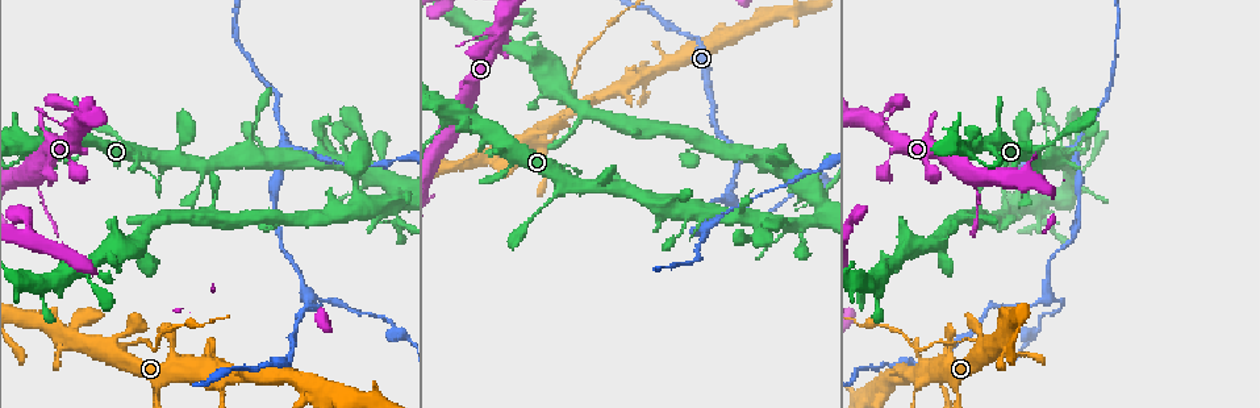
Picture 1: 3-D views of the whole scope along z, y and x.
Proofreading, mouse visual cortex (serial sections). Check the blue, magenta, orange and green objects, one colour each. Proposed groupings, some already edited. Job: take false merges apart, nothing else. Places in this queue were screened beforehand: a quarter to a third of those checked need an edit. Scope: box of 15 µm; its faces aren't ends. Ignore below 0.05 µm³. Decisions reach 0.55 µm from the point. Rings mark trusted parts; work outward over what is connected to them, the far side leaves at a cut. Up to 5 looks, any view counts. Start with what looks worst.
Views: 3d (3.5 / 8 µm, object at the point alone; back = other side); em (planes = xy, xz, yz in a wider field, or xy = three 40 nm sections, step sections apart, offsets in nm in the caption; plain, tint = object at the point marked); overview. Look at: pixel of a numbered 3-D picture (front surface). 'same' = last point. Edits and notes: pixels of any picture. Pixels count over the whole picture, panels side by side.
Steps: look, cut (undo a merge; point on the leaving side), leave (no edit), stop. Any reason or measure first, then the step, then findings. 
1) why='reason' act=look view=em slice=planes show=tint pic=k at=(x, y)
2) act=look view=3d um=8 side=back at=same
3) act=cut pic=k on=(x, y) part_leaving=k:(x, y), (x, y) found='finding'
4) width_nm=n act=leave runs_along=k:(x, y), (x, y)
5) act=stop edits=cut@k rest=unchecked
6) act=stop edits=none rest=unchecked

why='abrupt turn' act=look view=3d um=3.5 pic=1 at=(38, 175)

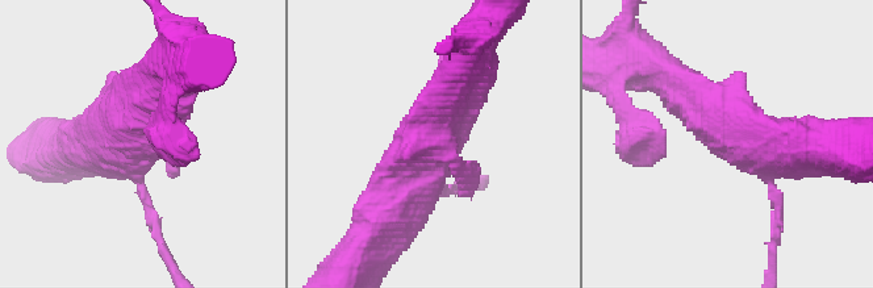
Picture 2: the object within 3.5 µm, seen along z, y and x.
why='shape alone is not enough' act=look view=em slice=planes show=tint pic=2 at=(740, 140)

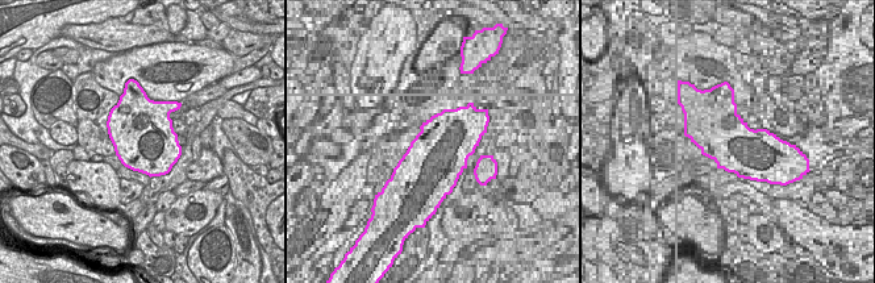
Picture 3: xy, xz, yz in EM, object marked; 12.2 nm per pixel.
why='another direction' act=look view=em slice=xy step=2 show=tint at=same

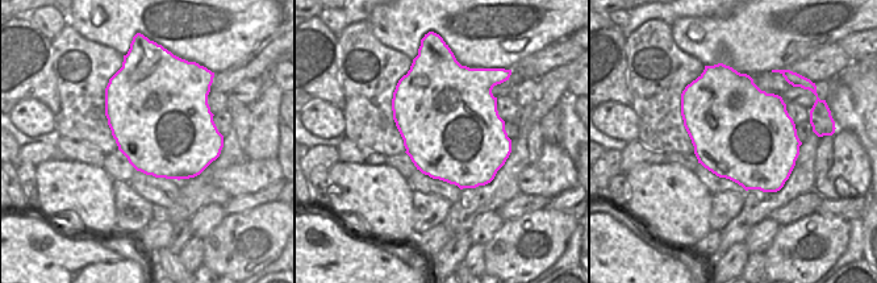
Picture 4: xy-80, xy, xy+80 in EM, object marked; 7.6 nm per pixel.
act=leave runs_along=2:(661, 66), (735, 134), (789, 146) found='one cell here'

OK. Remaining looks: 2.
why='thin arm on a thick one' act=look view=3d um=3.5 pic=1 at=(542, 145)

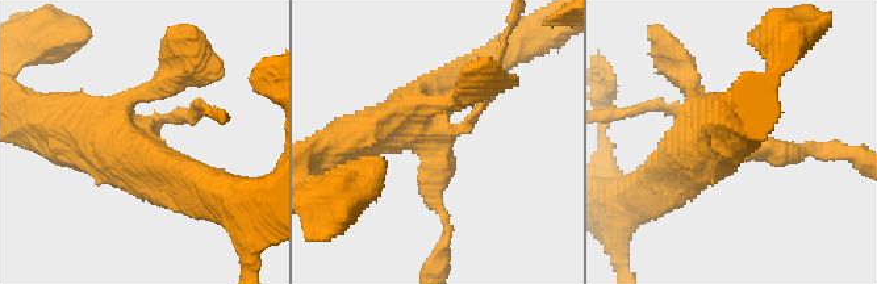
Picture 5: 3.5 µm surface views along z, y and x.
why='need the tissue' act=look view=em slice=xy step=5 show=tint pic=5 at=(147, 130)

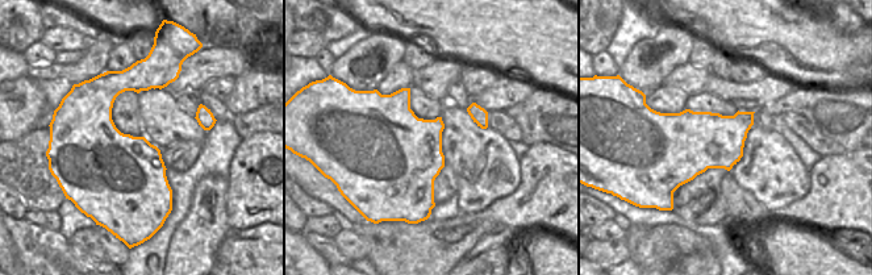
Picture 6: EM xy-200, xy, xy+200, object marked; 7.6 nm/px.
act=cut pic=5 on=(196, 116) part_leaving=5:(167, 120), (200, 104), (216, 116) found='two cells meet here'

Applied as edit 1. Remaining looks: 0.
act=stop edits=cut@5 rest=unchecked

